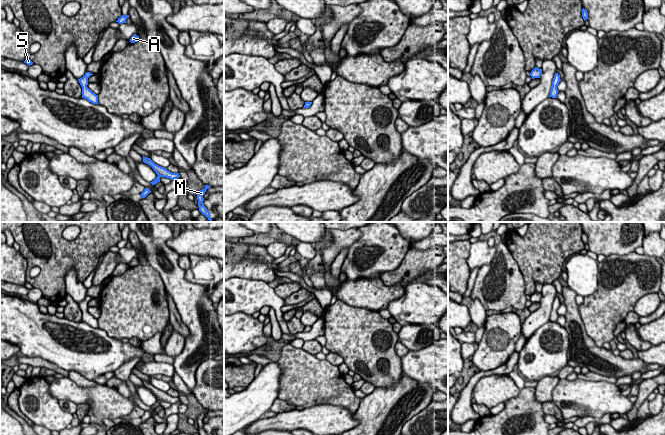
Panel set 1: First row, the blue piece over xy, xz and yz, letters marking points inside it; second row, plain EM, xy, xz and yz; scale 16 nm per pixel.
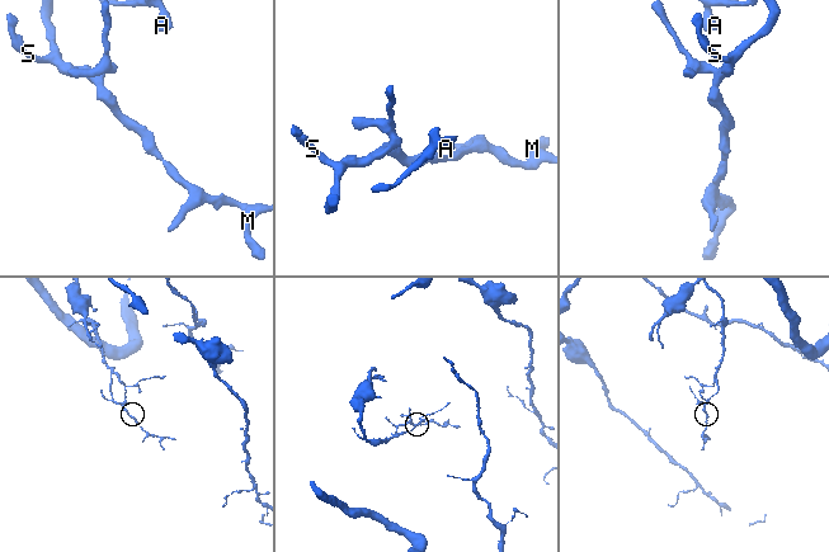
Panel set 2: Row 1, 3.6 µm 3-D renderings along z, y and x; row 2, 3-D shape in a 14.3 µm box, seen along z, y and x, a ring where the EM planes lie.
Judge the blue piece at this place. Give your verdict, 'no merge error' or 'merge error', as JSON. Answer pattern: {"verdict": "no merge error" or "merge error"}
{"verdict": "merge error"}

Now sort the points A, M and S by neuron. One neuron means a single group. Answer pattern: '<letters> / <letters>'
A S / M

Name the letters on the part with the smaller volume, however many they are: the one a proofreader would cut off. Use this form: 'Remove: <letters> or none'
Remove: M

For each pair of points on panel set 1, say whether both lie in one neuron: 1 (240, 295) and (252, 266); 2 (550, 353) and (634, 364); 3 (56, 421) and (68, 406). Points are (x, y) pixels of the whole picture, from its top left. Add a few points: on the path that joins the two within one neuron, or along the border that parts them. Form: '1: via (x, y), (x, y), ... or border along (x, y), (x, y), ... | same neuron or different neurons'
1: border along (234, 276), (261, 279), (267, 283) | different neurons
2: border along (566, 331), (568, 334), (568, 363) | different neurons
3: border along (57, 401), (65, 411), (71, 414) | different neurons

